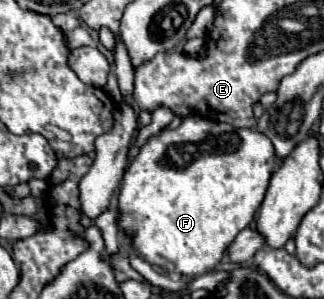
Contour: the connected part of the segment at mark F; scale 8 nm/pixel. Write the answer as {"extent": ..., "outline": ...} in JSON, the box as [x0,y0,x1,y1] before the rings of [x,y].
{"extent":[118,117,276,277],"outline":[[[186,117],[180,127],[164,129],[158,137],[148,139],[140,155],[128,165],[118,195],[120,227],[134,235],[132,243],[150,265],[194,277],[210,273],[222,261],[234,237],[254,219],[276,163],[274,145],[258,129],[236,129],[206,117]]]}

